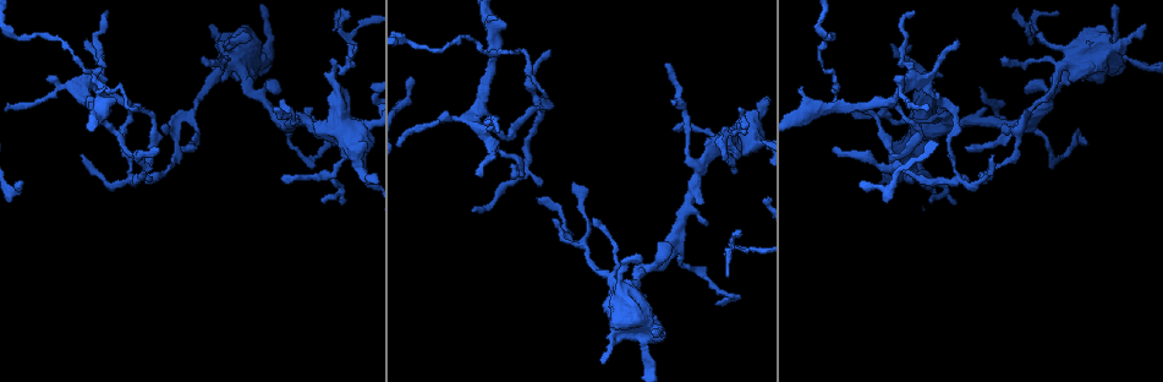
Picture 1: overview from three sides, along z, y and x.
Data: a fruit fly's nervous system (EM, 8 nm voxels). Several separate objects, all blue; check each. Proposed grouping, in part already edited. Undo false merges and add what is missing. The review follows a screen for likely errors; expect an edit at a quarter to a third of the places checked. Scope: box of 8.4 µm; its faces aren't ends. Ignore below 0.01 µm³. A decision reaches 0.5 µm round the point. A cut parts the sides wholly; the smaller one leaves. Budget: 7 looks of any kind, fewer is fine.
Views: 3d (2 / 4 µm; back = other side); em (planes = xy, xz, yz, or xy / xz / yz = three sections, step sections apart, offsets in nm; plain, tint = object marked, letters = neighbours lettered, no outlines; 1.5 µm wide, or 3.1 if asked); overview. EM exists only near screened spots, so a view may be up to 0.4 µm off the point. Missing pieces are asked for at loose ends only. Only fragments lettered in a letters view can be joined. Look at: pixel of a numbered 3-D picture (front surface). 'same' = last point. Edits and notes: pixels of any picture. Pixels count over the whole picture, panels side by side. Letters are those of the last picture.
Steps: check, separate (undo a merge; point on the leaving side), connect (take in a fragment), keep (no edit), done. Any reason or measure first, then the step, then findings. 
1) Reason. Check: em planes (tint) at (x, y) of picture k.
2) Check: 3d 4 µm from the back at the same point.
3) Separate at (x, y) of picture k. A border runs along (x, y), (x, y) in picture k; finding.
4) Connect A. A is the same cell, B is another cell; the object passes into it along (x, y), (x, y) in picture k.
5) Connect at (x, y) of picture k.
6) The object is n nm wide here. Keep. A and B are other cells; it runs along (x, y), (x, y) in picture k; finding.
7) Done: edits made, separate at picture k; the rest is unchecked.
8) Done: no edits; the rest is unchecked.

Tapers out. Check: 3d 4 µm at (475, 209) of picture 1.

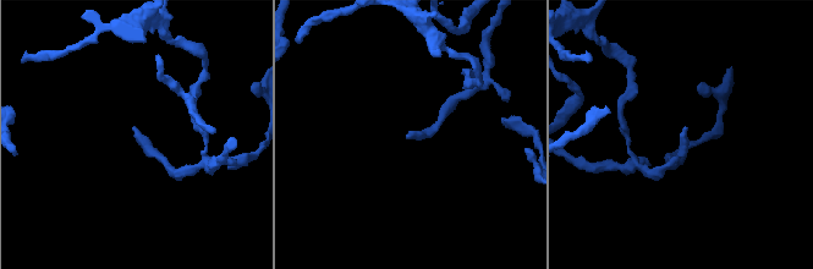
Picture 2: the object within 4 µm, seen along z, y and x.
Check: em planes (letters) at (406, 138) of picture 2.

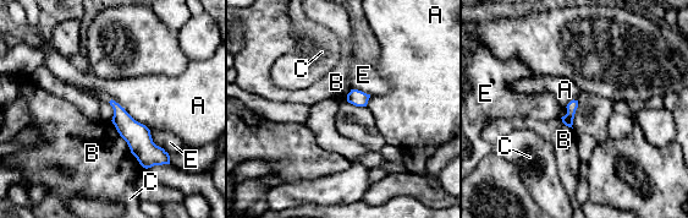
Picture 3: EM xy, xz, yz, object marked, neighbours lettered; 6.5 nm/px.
Keep. A, B, C and E are other cells; it runs along (115, 105), (146, 151), (146, 163) in picture 3; no lettered fragment goes on from it.

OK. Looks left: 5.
An open end. Check: em planes (plain) at (707, 226) of picture 1.

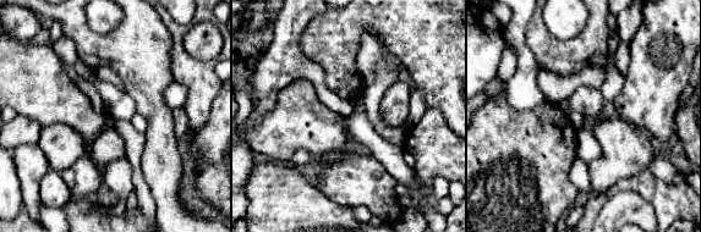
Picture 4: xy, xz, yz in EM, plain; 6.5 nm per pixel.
What lies round it. Check: em planes (letters) at the same point.

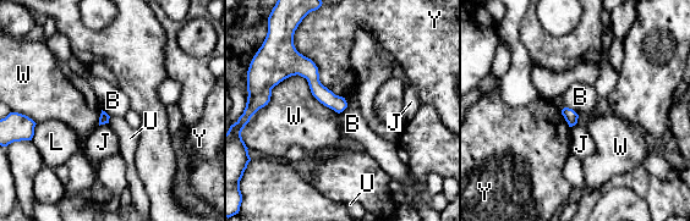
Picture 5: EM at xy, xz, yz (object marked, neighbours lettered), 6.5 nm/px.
Keep. B, J, L, U, W and Y are other cells; it runs along (280, 75), (302, 70), (343, 105) in picture 5; no lettered fragment goes on from it.

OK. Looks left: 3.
Thin end. Check: em xy step 4 (plain) at (665, 67) of picture 1.

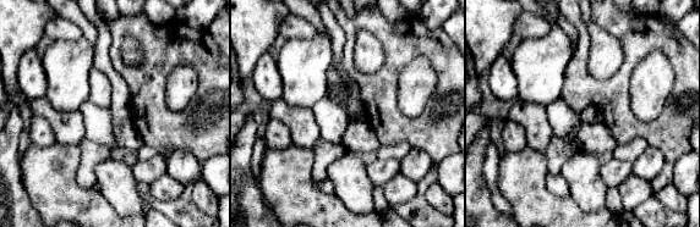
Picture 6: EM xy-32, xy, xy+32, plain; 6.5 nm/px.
What lies round it. Check: em xy step 4 (letters) at the same point.

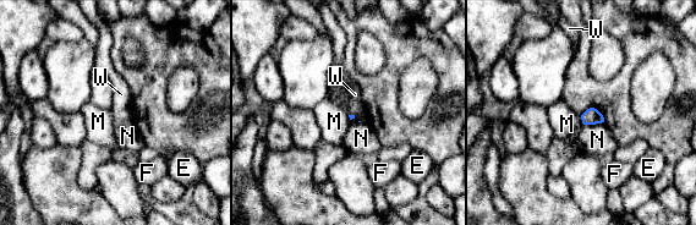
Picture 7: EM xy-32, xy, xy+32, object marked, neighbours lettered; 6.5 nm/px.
Keep. E, F, M, N and W are other cells; a border runs along (580, 115), (584, 124) in picture 7; no lettered fragment goes on from it.

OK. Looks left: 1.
Done: no edits; the rest is unchecked.

